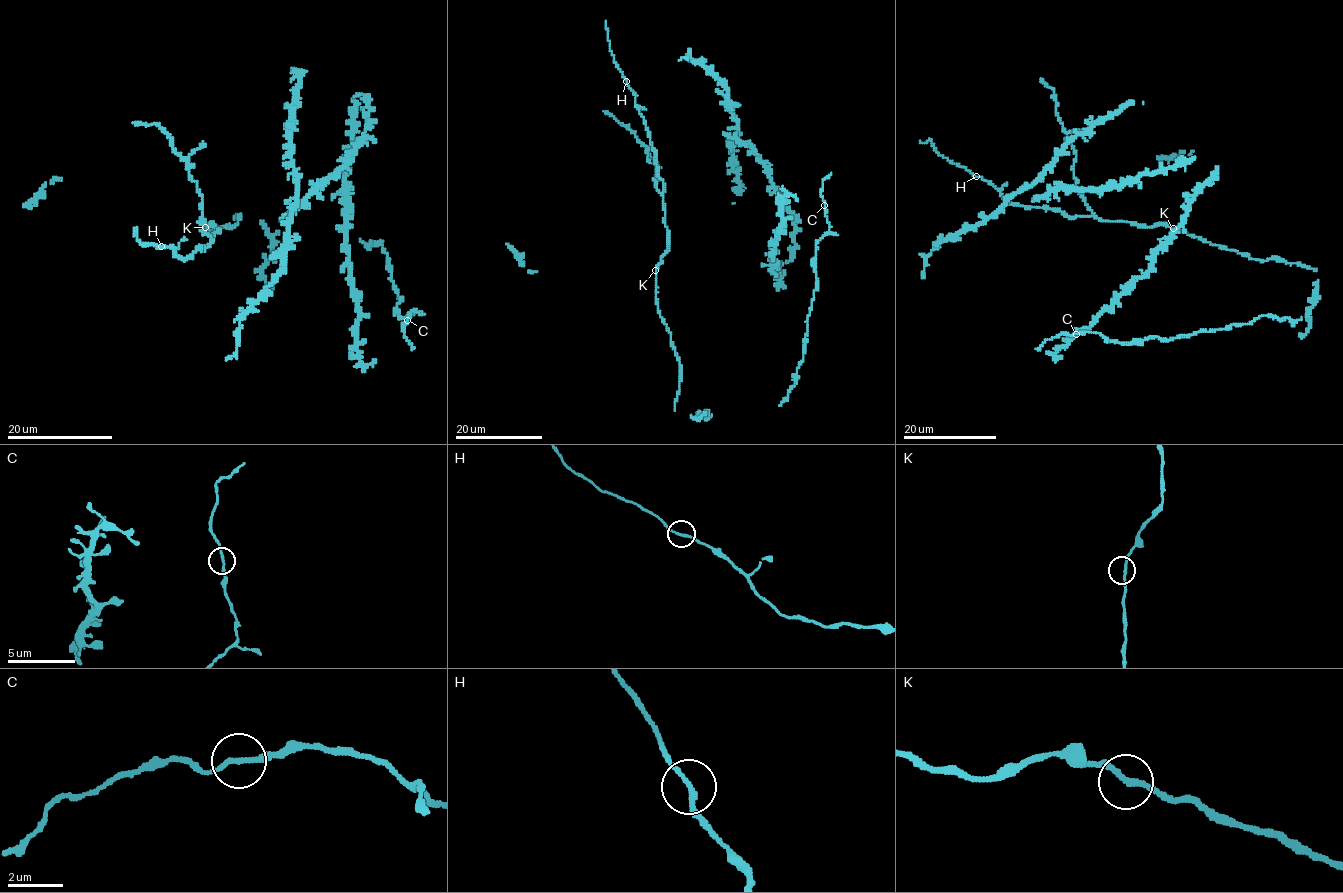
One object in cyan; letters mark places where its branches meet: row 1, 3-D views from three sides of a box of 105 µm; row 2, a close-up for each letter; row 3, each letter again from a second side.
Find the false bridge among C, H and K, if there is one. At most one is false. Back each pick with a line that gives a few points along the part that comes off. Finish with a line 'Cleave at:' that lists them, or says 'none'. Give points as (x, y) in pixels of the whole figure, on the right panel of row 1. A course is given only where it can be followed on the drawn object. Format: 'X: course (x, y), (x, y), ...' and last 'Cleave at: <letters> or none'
Cleave at: none

